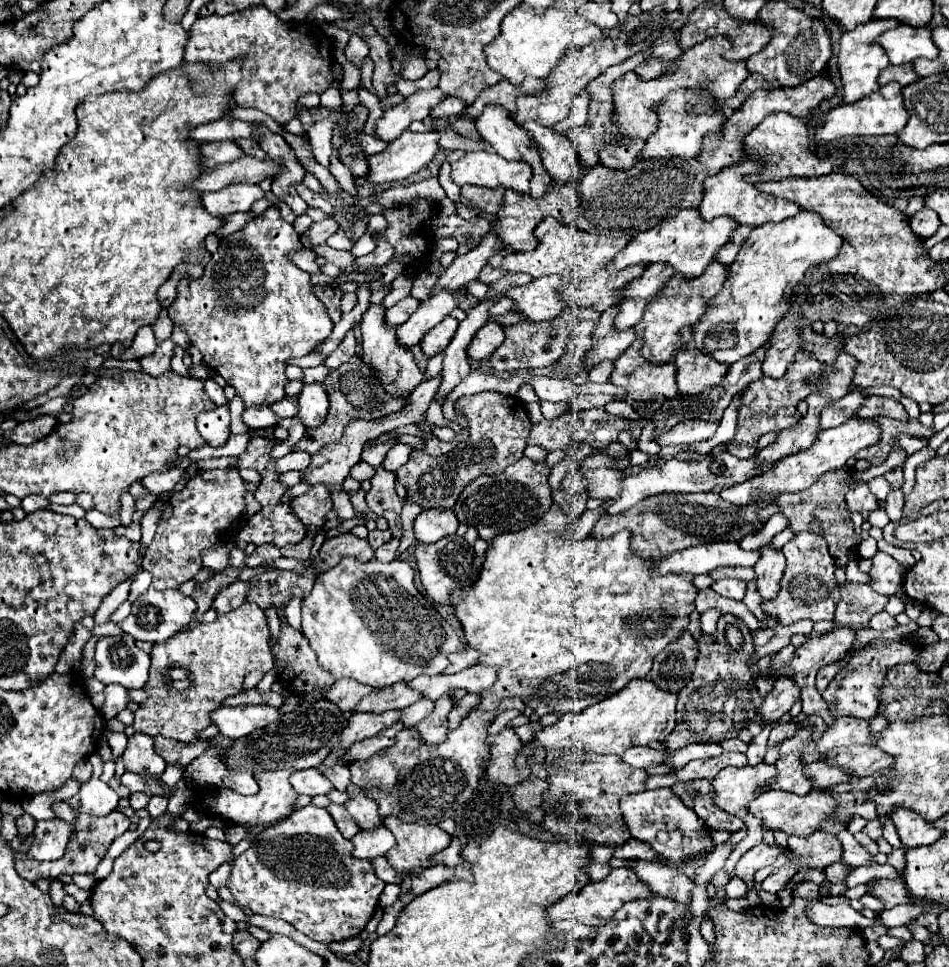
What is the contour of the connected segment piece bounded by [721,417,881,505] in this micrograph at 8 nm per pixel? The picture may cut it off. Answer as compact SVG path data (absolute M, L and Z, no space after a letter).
M855 417L855 419L847 421L845 425L821 431L817 441L807 451L799 451L799 453L787 455L787 457L779 459L771 469L761 473L759 477L749 479L749 481L745 481L741 485L735 485L731 489L723 489L721 497L725 501L733 503L733 505L749 505L753 499L763 497L767 493L783 493L783 491L795 493L795 491L803 491L803 489L811 487L819 479L819 475L823 475L825 471L845 467L847 459L855 457L857 451L861 451L865 447L871 447L871 445L877 445L879 437L881 437L881 427L879 427L879 423L875 419Z

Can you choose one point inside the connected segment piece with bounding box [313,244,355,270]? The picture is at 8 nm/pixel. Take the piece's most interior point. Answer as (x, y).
(344, 259)

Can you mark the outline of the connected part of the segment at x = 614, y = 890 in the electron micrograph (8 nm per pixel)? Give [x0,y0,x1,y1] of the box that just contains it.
[547,867,651,925]

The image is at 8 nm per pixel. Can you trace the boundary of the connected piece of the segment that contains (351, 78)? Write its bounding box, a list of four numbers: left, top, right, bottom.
[333,49,359,89]

